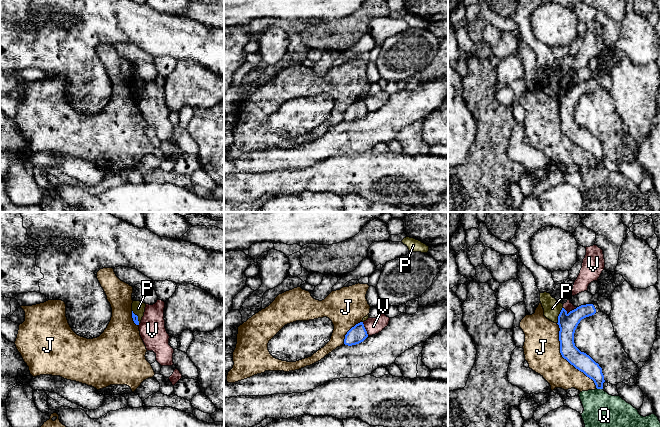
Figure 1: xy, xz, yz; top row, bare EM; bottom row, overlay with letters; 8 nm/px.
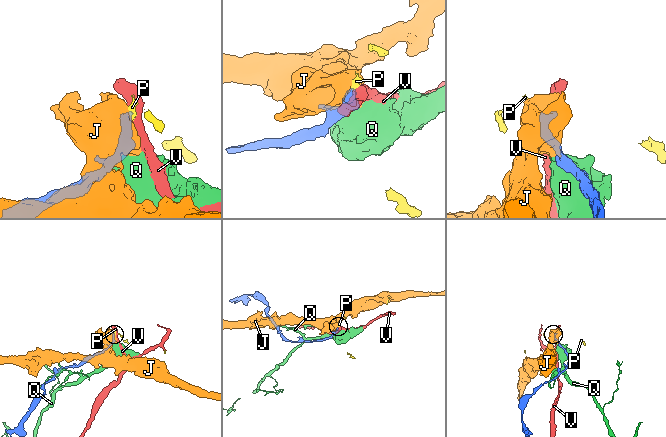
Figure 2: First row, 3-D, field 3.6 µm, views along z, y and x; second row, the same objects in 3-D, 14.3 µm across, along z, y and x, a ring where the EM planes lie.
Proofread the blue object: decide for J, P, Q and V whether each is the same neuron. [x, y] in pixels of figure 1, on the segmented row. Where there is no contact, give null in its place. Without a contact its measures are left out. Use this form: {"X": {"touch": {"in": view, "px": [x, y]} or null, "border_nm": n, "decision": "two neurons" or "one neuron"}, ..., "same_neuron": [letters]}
{"J": {"touch": {"in": "yz", "px": [565, 358]}, "border_nm": 600, "decision": "two neurons"}, "P": {"touch": {"in": "yz", "px": [559, 315]}, "border_nm": 140, "decision": "two neurons"}, "Q": {"touch": {"in": "yz", "px": [600, 388]}, "border_nm": 50, "decision": "two neurons"}, "V": {"touch": {"in": "yz", "px": [570, 311]}, "border_nm": 120, "decision": "two neurons"}, "same_neuron": []}

